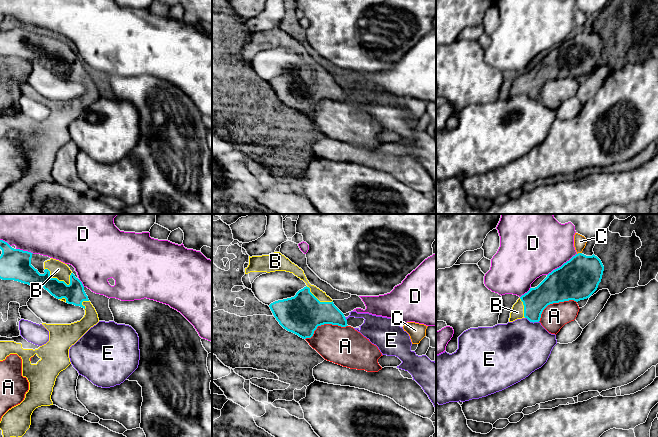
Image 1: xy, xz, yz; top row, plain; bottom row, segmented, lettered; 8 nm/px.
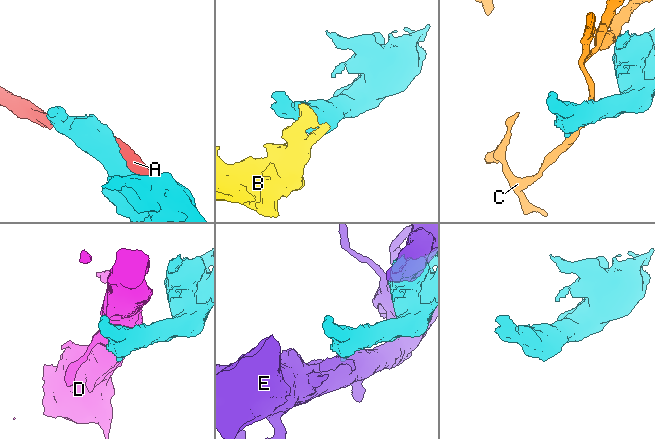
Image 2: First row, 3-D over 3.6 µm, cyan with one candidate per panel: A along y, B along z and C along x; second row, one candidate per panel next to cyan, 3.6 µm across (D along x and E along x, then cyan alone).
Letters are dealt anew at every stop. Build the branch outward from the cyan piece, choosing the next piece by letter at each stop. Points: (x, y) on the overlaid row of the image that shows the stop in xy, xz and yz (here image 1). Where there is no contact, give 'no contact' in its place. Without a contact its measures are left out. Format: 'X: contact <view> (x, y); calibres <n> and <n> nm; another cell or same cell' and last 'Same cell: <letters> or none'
A: contact xz (324, 323); calibres 320 and 320 nm; another cell
B: contact xy (56, 278); calibres 170 and 140 nm; same cell
C: contact yz (579, 253); calibres 340 and 100 nm; another cell
D: contact yz (562, 265); calibres 340 and 480 nm; another cell
E: contact yz (532, 321); calibres 190 and 440 nm; another cell
Same cell: B

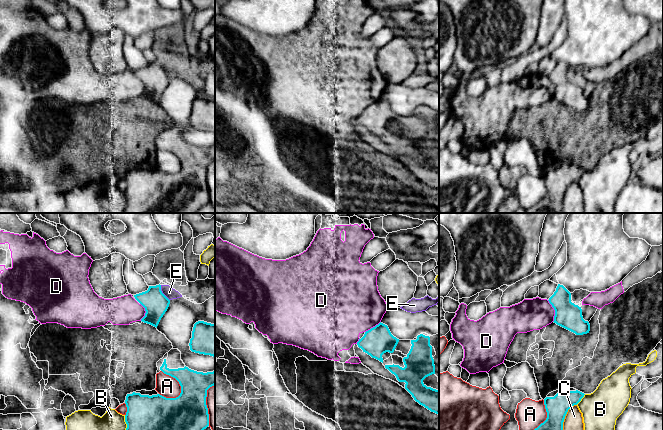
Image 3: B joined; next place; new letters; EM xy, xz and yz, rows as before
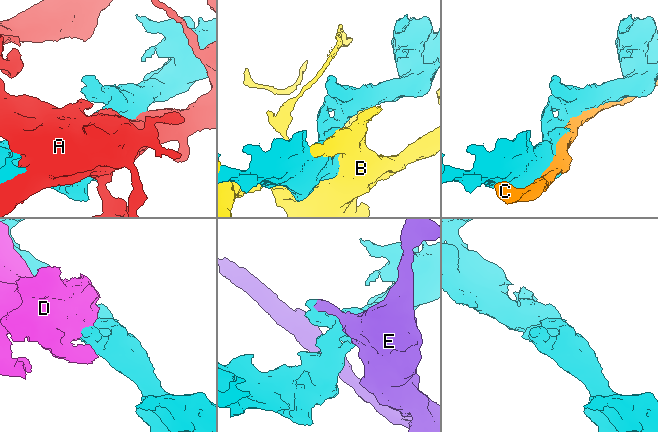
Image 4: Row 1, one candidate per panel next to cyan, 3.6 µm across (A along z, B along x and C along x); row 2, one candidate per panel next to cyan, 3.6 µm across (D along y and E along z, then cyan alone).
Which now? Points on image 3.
A: contact xy (177, 380); calibres 280 and 170 nm; another cell
B: contact yz (581, 398); calibres 180 and 300 nm; another cell
C: contact yz (565, 415); calibres 180 and 150 nm; another cell
D: contact yz (555, 311); calibres 200 and 260 nm; another cell
E: contact xy (162, 293); calibres 190 and 90 nm; another cell
Same cell: none

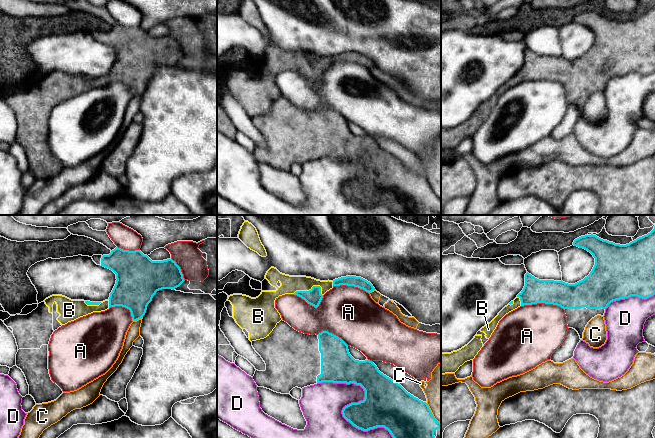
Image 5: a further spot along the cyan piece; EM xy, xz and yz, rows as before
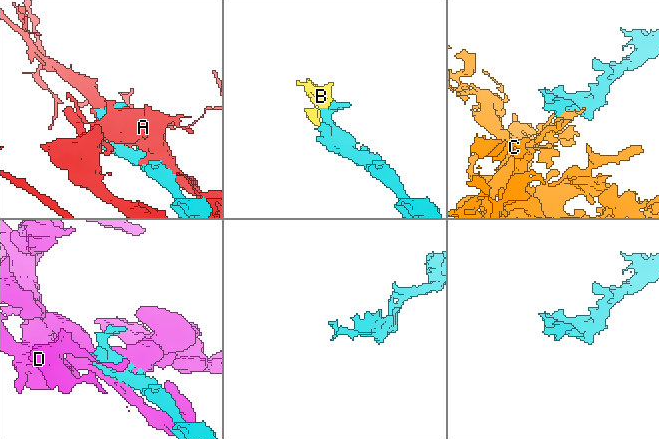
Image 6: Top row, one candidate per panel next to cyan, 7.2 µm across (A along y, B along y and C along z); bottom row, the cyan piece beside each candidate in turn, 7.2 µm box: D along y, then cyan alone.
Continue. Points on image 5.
A: contact yz (543, 302); calibres 200 and 440 nm; another cell
B: contact xz (312, 288); calibres 130 and 140 nm; same cell
C: contact xy (137, 319); calibres 320 and 110 nm; another cell
D: contact xz (351, 403); calibres 320 and 340 nm; another cell
Same cell: B

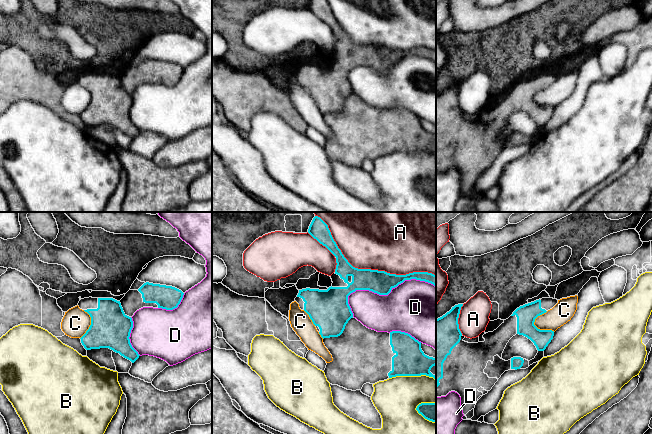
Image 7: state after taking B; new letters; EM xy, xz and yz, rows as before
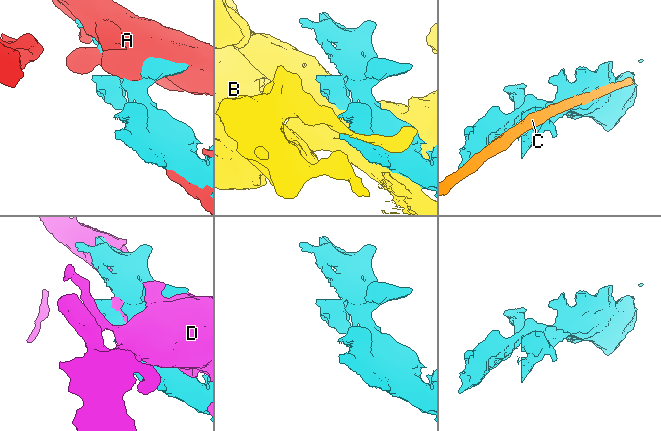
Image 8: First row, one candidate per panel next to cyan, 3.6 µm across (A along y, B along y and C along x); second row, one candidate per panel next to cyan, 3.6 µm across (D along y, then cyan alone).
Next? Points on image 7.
A: contact xz (368, 269); calibres 190 and 500 nm; another cell
B: contact xz (412, 375); calibres 240 and 360 nm; another cell
C: contact yz (542, 330); calibres 160 and 170 nm; another cell
D: contact xz (388, 293); calibres 190 and 440 nm; another cell
Same cell: none

